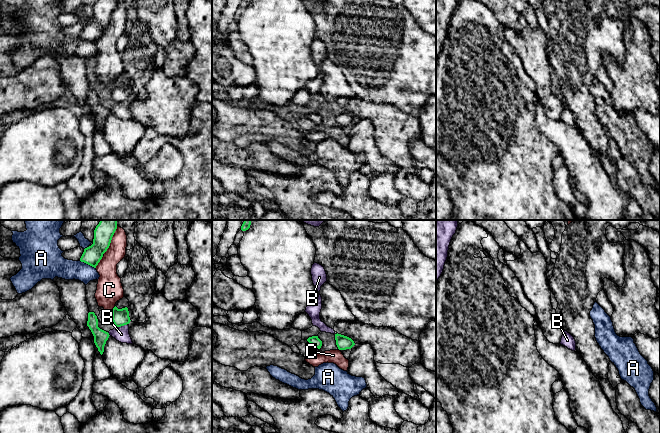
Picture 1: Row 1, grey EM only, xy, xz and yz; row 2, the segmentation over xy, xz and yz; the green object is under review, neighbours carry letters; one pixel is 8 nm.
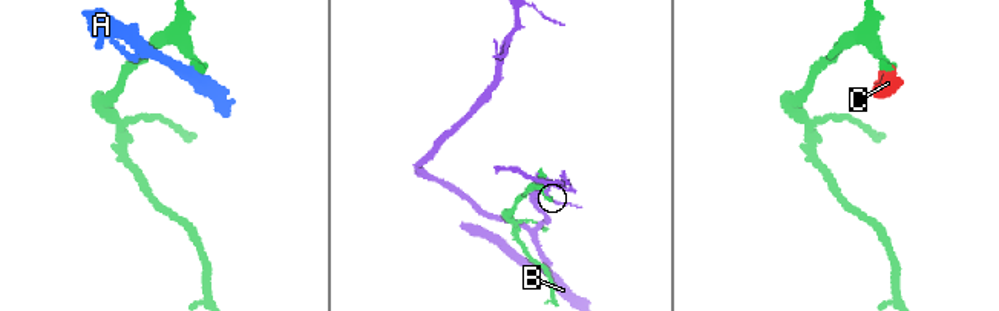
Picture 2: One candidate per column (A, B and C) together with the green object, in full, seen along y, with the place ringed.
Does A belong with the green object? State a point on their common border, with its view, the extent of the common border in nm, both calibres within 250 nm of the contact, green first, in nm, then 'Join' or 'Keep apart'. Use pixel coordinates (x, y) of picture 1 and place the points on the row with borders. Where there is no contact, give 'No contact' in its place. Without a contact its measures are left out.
Touches green at xy (88, 264). Shared border 140 nm. Thickness 150 nm (green) against 180 nm. Keep apart

